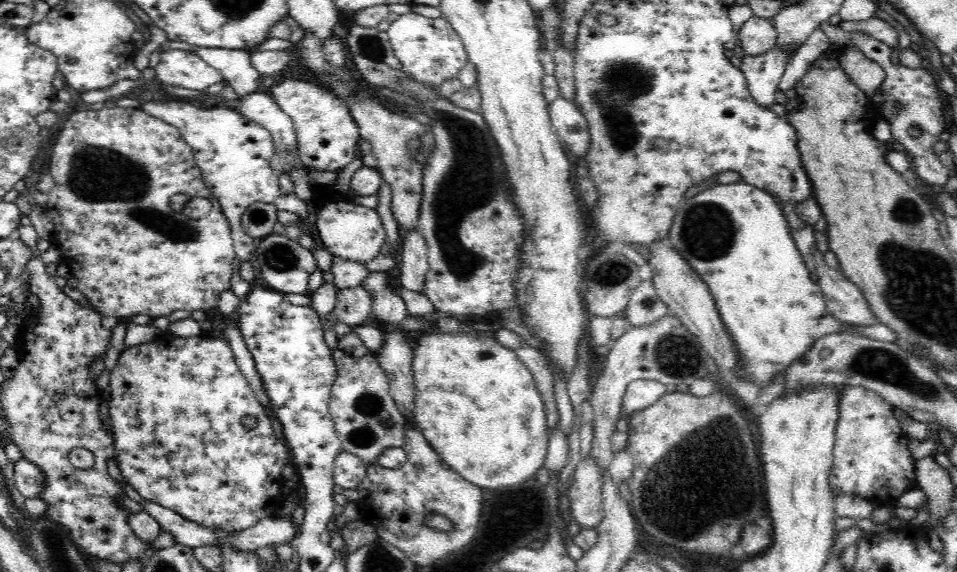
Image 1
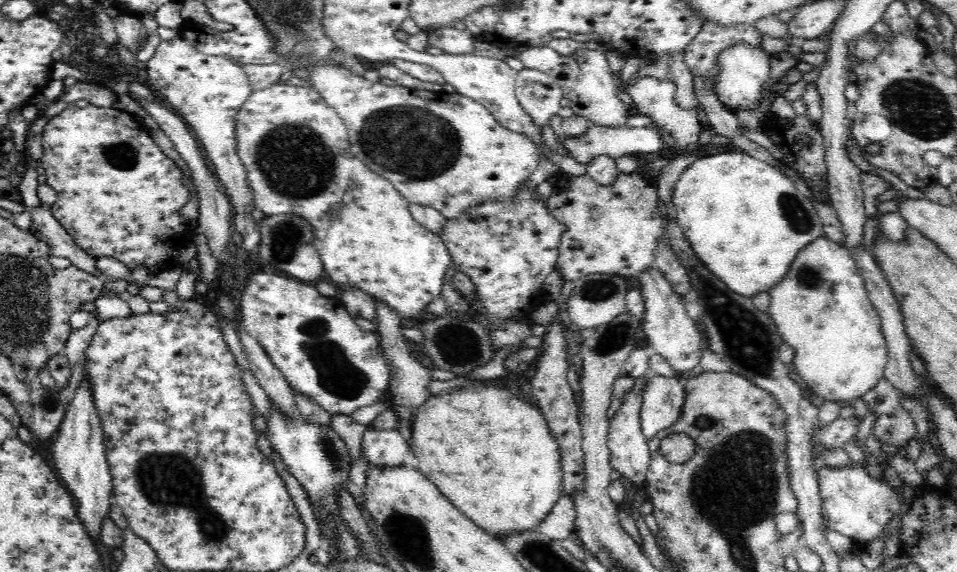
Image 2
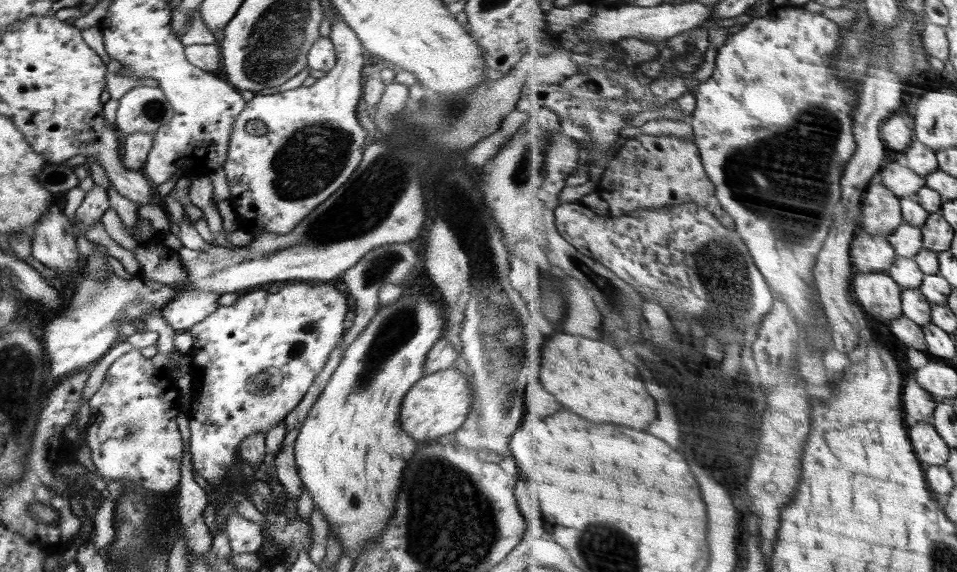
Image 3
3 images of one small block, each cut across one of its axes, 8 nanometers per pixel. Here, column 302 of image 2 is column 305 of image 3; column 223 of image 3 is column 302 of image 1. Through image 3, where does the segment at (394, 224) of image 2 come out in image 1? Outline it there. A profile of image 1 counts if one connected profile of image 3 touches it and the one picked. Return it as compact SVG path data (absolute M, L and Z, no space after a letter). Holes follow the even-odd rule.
M256 90L240 99L238 111L242 116L252 120L270 131L273 137L274 154L270 158L271 166L276 175L301 167L308 174L315 168L303 166L297 154L296 126L292 119L276 104L267 90Z

